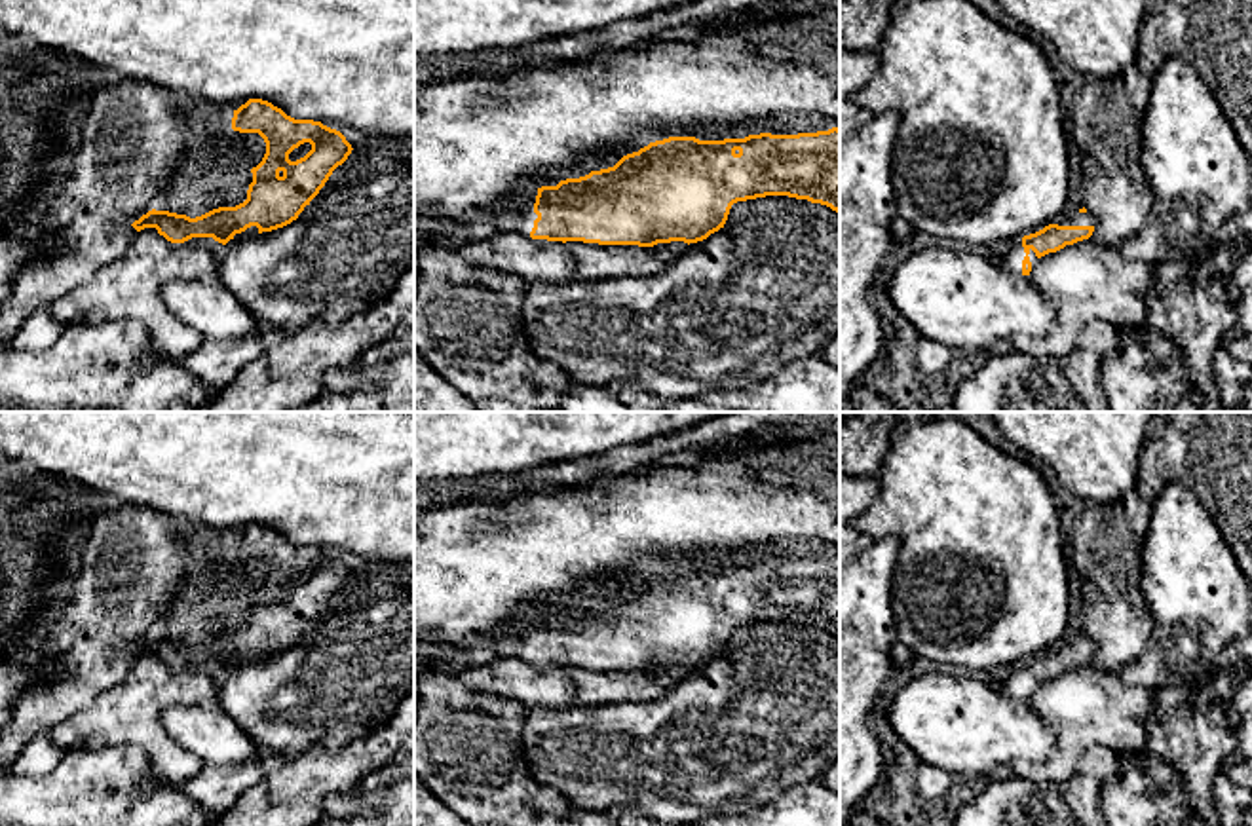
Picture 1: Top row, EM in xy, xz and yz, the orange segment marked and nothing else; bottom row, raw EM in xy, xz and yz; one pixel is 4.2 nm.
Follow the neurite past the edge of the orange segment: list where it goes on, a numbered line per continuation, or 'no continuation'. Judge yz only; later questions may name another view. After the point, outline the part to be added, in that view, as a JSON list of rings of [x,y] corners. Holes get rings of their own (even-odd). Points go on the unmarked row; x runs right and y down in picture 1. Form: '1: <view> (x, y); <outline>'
1: yz (1013, 684); [[[1022,663],[1015,665],[1013,672],[1009,678],[1001,684],[1001,691],[1007,693],[1009,697],[1022,701],[1022,685],[1026,678],[1022,672]]]

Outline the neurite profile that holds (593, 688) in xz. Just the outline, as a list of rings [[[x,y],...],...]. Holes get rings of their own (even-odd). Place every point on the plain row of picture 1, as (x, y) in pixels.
[[[566,666],[576,689],[576,703],[585,708],[659,701],[669,687],[659,684],[654,672],[638,670],[598,670]]]

